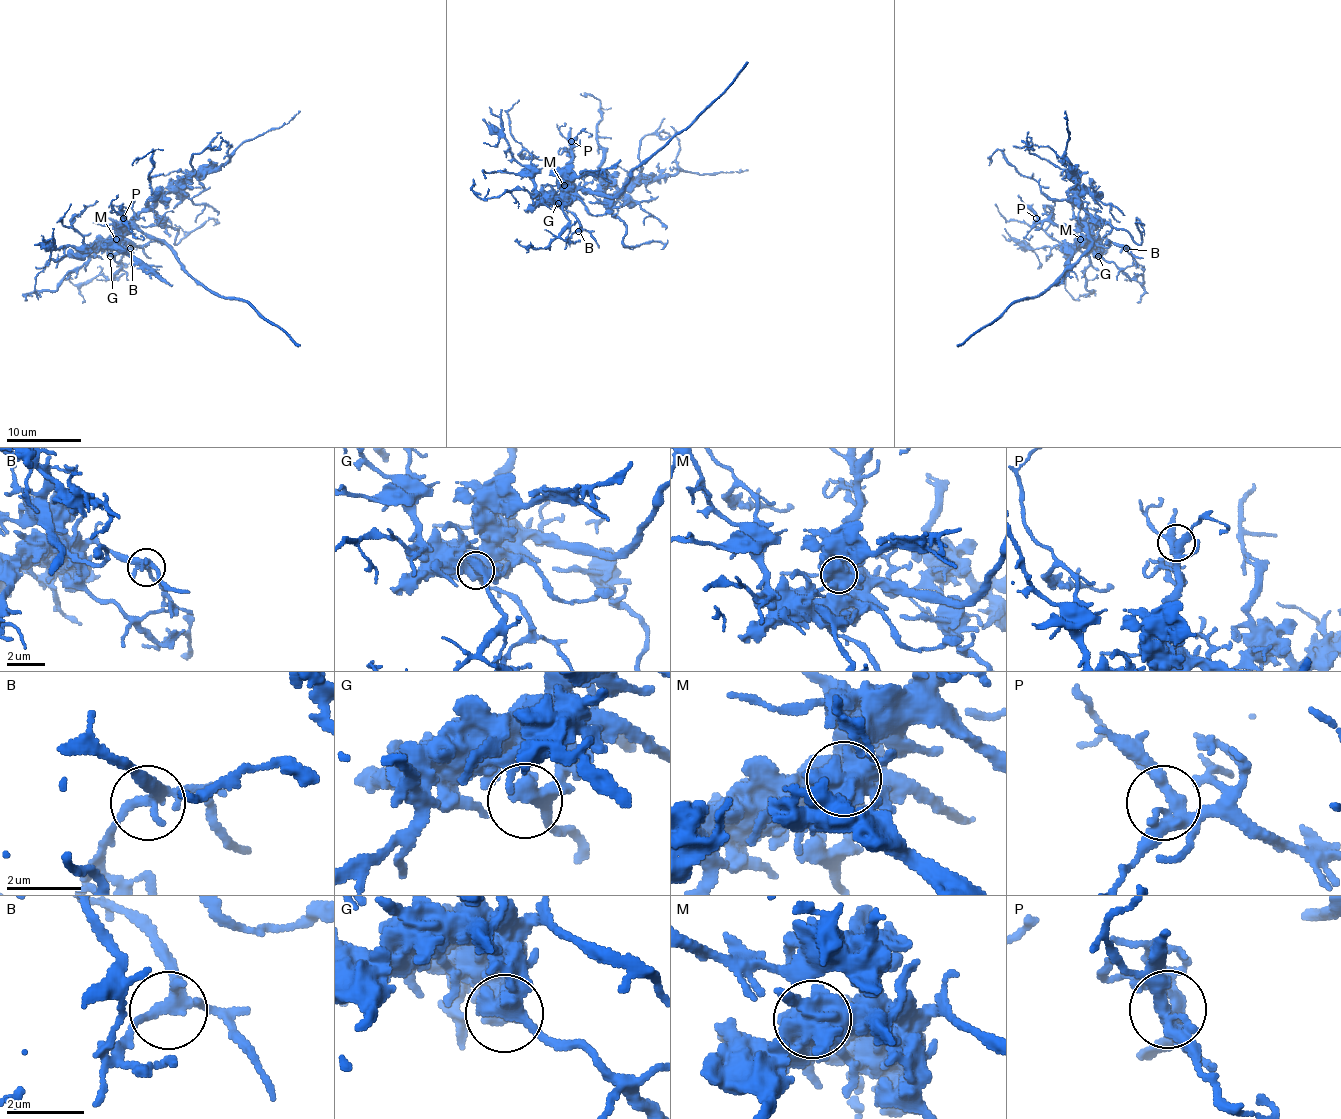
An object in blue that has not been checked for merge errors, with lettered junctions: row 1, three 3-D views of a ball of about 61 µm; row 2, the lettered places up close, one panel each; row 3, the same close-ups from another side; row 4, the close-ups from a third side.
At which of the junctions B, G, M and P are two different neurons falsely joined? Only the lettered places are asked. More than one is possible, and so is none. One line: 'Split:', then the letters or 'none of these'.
Split: none of these

